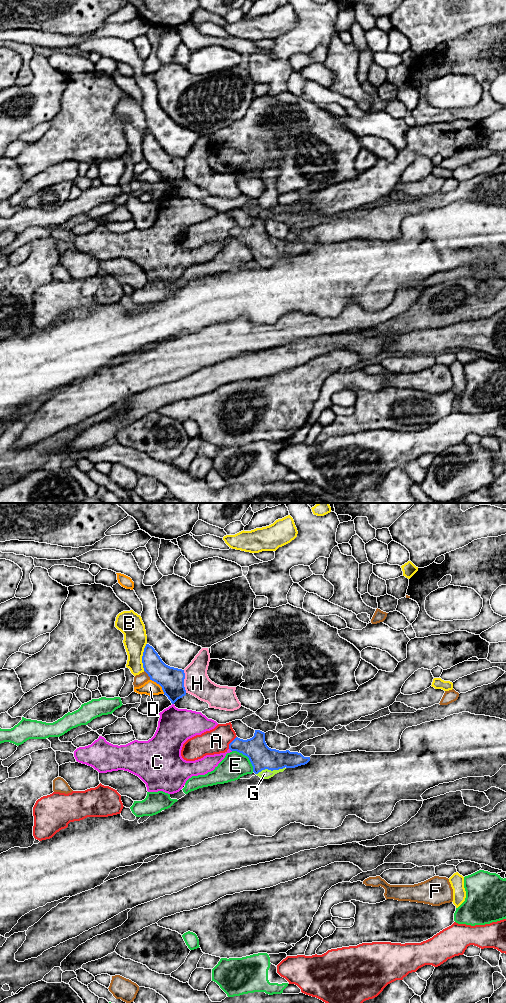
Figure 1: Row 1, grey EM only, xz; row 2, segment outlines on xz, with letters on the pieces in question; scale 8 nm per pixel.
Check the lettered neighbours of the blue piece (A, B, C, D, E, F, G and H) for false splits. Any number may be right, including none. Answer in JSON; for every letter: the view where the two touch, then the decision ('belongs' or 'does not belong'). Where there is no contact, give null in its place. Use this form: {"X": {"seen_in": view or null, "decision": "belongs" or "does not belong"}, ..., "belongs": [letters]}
{"A": {"seen_in": "xz", "decision": "does not belong"}, "B": {"seen_in": "xz", "decision": "does not belong"}, "C": {"seen_in": "xz", "decision": "does not belong"}, "D": {"seen_in": "xz", "decision": "does not belong"}, "E": {"seen_in": "xz", "decision": "does not belong"}, "F": {"seen_in": "xz", "decision": "does not belong"}, "G": {"seen_in": "xz", "decision": "belongs"}, "H": {"seen_in": "xz", "decision": "does not belong"}, "belongs": ["G"]}

